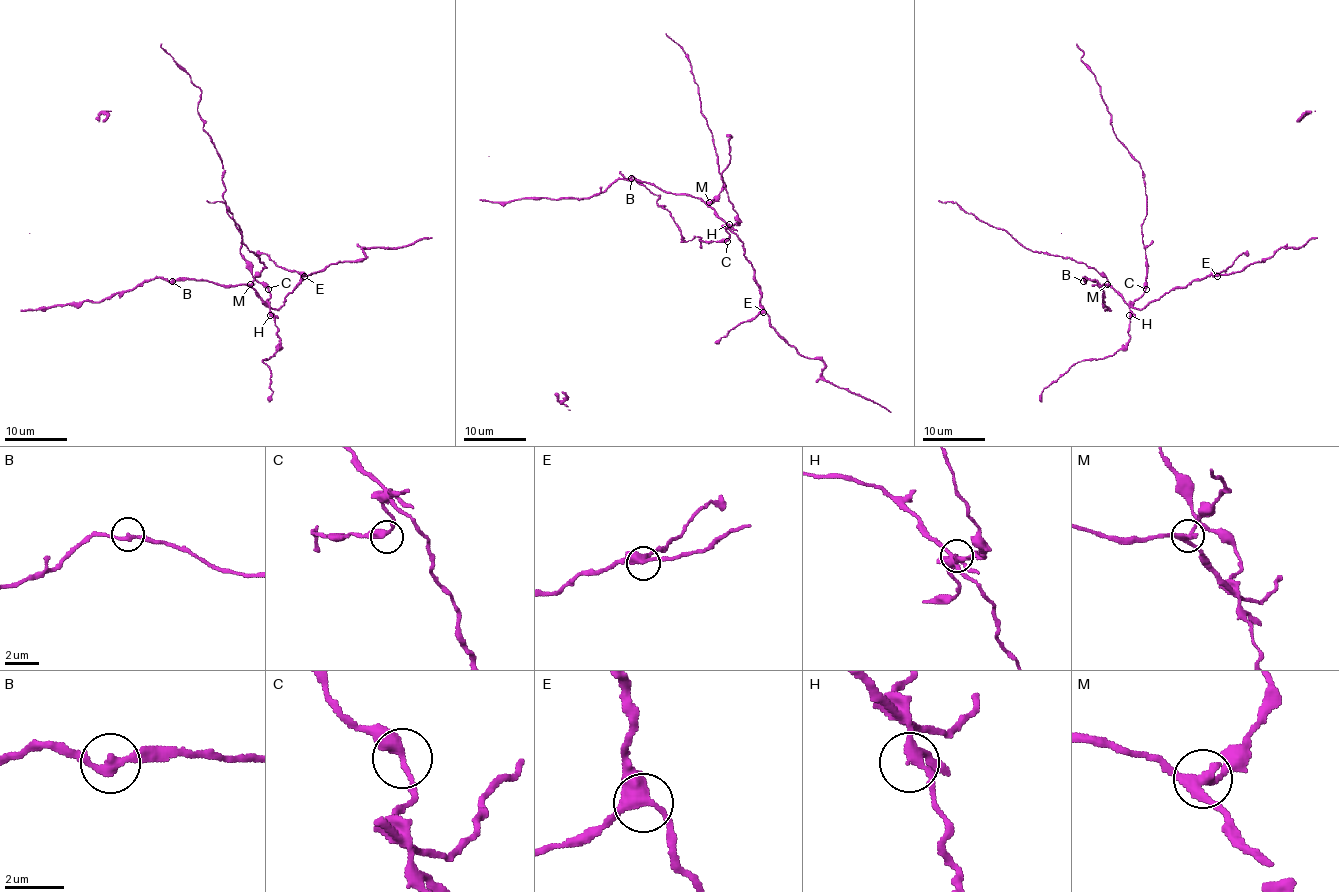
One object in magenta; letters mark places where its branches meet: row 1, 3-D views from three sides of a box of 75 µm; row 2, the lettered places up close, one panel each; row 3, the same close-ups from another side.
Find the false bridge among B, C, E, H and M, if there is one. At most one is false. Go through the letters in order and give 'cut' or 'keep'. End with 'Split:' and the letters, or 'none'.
B: keep
C: keep
E: keep
H: keep
M: cut
Split: M

